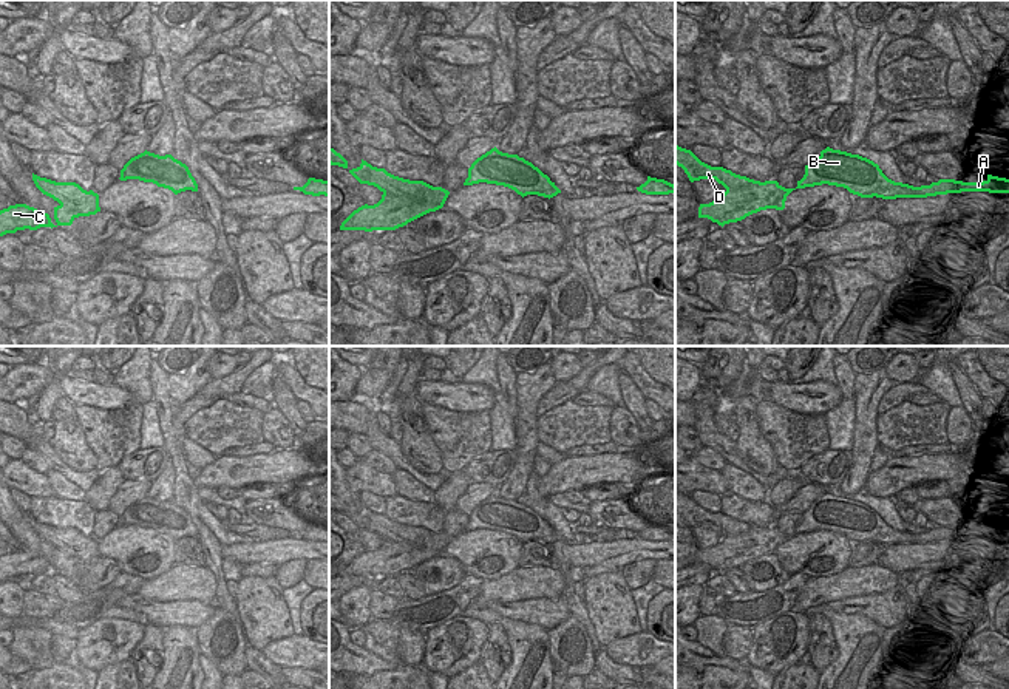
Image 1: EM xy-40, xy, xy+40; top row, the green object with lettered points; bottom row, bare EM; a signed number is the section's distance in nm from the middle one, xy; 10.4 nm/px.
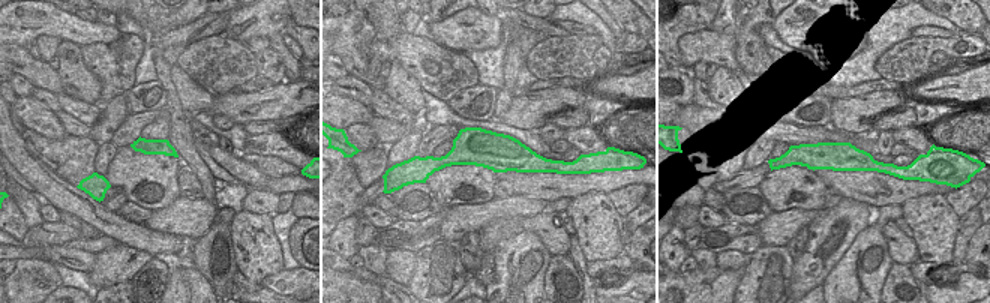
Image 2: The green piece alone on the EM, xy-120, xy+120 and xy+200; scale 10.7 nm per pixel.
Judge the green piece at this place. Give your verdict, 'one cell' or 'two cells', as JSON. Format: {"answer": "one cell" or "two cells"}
{"answer": "two cells"}

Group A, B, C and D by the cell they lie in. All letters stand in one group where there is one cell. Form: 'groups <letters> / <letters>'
groups A B C / D

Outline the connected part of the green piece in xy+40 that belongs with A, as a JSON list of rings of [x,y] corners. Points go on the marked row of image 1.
[[[830,147],[822,150],[813,164],[805,165],[805,175],[797,181],[796,188],[822,184],[844,187],[861,198],[876,196],[882,199],[927,198],[961,192],[1009,193],[1009,179],[992,175],[987,175],[983,182],[939,179],[921,187],[895,182],[873,161]]]

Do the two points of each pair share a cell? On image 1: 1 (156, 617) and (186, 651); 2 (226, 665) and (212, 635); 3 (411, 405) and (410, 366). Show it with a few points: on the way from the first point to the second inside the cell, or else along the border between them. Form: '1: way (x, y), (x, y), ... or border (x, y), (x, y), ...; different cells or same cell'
1: border (163, 626), (189, 626), (193, 629); different cells
2: way (218, 658), (217, 643); same cell
3: border (411, 394), (405, 396); different cells

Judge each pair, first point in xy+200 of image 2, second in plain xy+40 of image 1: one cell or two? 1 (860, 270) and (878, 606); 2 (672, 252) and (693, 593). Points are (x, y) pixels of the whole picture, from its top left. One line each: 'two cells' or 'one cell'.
1: two cells
2: one cell

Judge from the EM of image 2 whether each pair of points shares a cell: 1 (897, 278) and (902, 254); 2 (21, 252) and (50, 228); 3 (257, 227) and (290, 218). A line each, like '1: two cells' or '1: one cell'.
1: two cells
2: two cells
3: two cells

